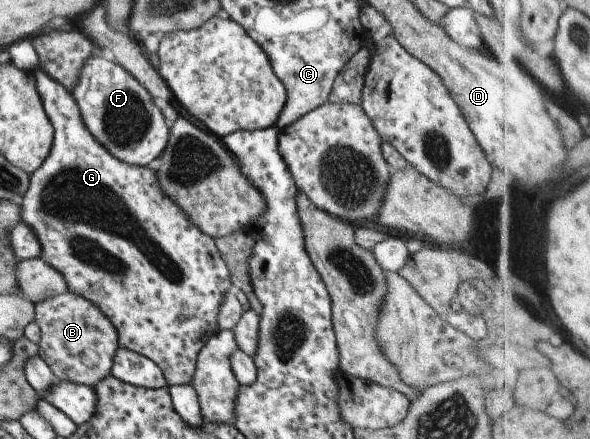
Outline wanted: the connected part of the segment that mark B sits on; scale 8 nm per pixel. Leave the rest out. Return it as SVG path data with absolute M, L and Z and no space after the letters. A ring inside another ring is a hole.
M64 292L34 304L34 319L40 330L40 339L37 343L37 355L46 363L54 377L60 381L69 381L73 384L93 386L97 381L110 375L111 361L117 348L117 333L108 318L100 310L87 302L83 297Z

